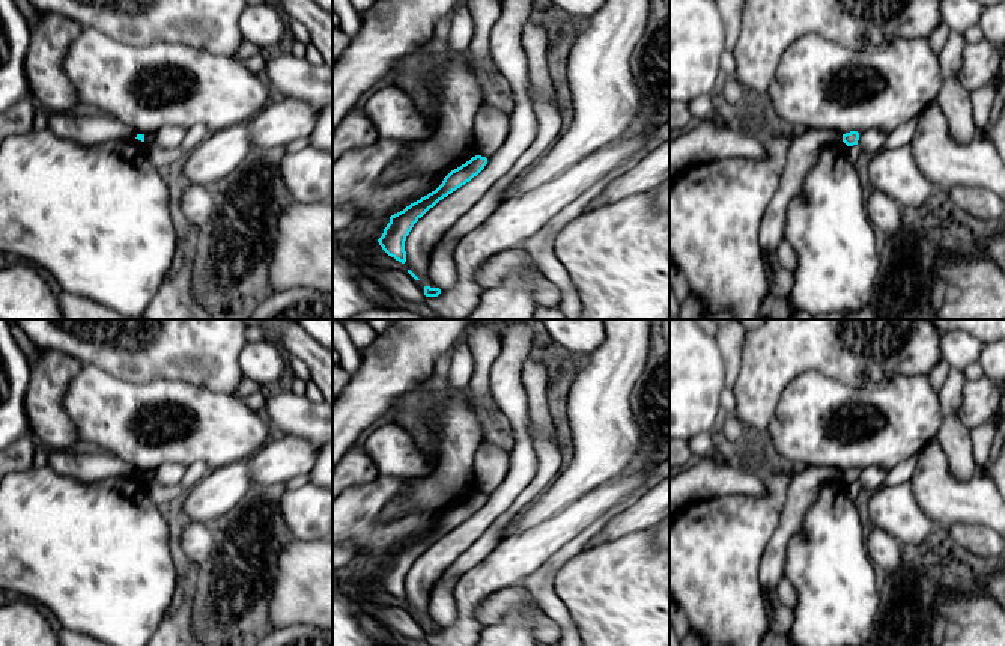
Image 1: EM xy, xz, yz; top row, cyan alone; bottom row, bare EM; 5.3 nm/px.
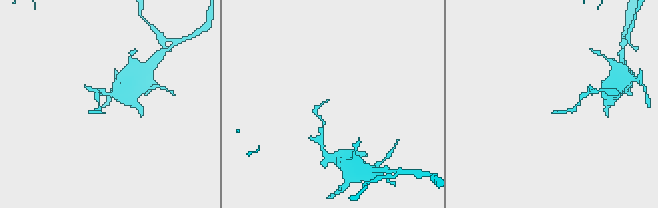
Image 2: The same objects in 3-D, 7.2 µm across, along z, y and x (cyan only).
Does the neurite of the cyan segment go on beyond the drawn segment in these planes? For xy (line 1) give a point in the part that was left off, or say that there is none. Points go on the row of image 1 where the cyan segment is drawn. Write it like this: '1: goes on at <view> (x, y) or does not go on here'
1: does not go on here

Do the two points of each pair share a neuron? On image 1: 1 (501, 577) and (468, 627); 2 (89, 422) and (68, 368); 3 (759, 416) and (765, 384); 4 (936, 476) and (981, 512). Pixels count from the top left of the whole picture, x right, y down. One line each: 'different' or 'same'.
1: same
2: different
3: same
4: same

